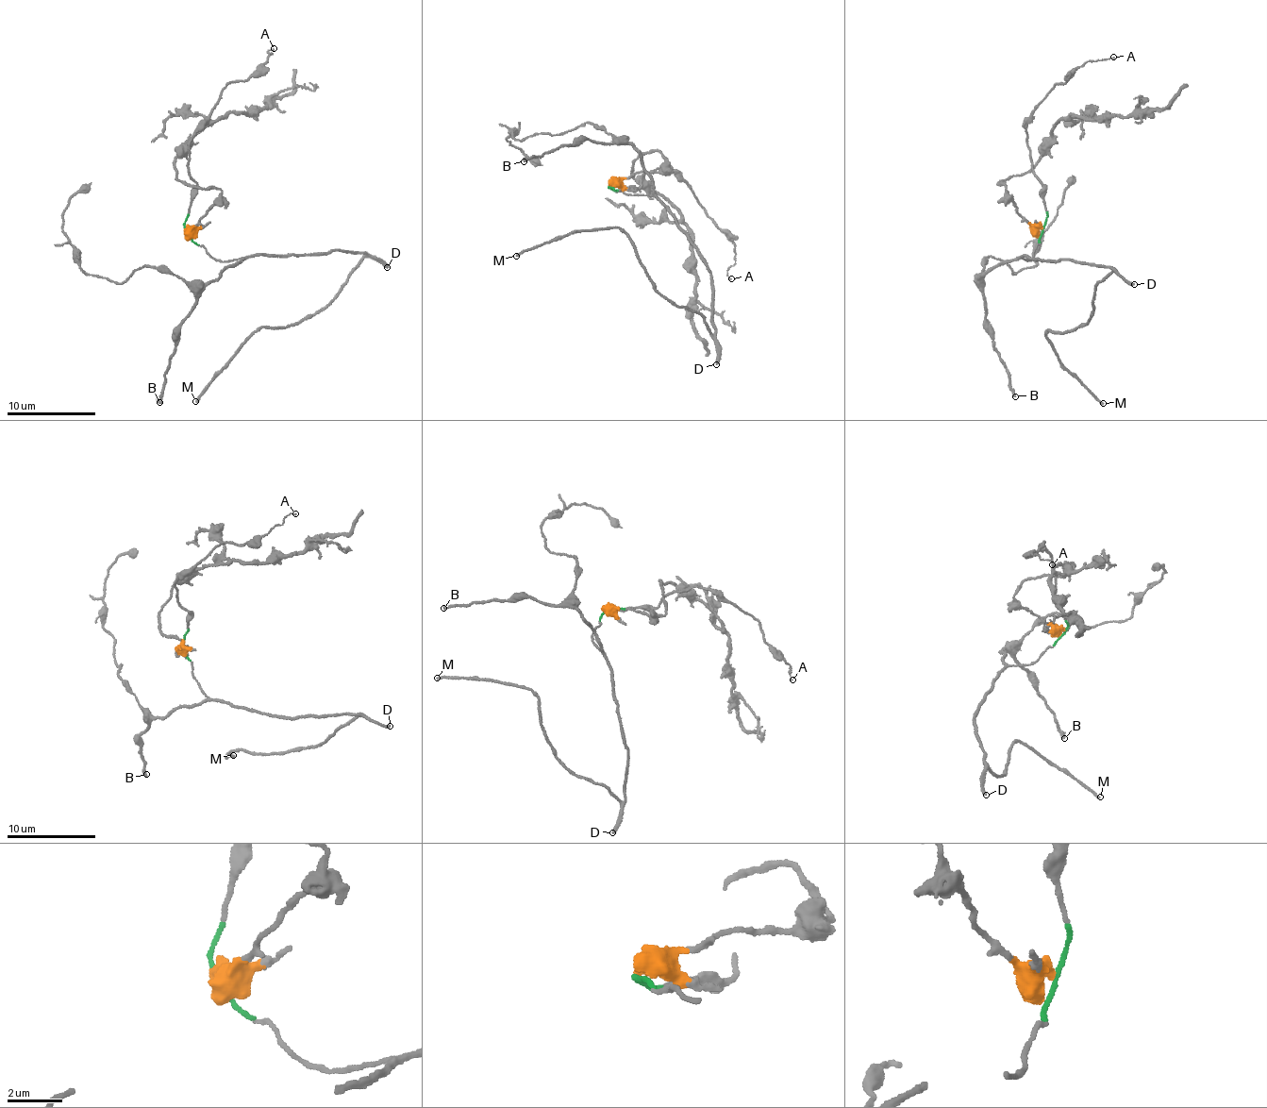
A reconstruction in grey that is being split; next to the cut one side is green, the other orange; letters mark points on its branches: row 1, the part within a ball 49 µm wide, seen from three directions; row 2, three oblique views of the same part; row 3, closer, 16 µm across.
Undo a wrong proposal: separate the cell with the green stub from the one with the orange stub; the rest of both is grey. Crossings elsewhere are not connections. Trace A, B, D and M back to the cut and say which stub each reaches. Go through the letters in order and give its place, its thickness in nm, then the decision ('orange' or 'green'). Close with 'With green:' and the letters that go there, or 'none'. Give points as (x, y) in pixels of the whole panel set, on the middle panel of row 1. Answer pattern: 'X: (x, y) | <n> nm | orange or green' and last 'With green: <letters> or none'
A: (731, 278) | 110 nm | green
B: (524, 161) | 280 nm | green
D: (716, 364) | 280 nm | green
M: (516, 256) | 200 nm | green
With green: A, B, D, M

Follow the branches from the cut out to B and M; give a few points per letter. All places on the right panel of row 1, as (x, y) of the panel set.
B: (1043, 227), (1032, 259), (1002, 262), (983, 272), (978, 280), (991, 346), (1007, 368), (1009, 388), (1016, 396)
M: (1043, 227), (1032, 259), (1020, 259), (1112, 269), (1096, 286), (1084, 326), (1046, 334), (1060, 363), (1103, 404)

